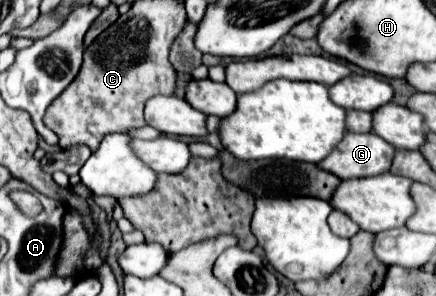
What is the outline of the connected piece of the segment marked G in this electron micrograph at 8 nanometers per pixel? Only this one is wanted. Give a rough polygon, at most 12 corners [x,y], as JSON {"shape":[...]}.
{"shape":[[346,132],[318,164],[340,180],[388,172],[394,148]]}

